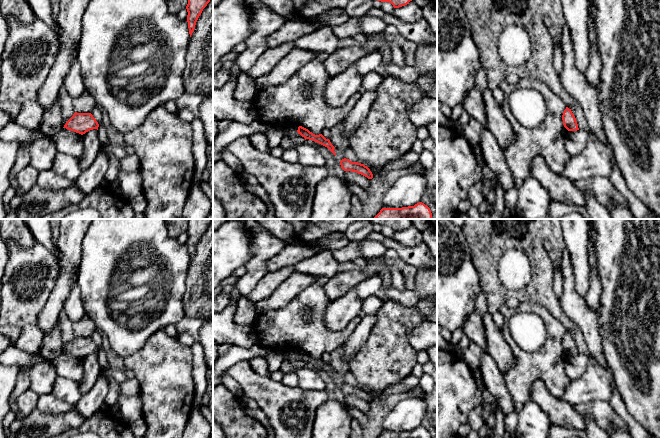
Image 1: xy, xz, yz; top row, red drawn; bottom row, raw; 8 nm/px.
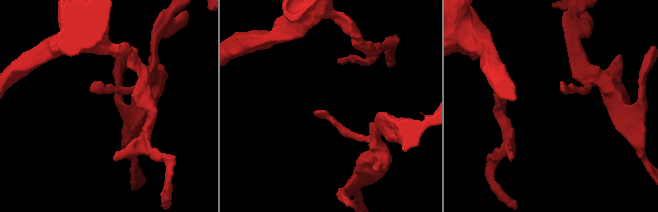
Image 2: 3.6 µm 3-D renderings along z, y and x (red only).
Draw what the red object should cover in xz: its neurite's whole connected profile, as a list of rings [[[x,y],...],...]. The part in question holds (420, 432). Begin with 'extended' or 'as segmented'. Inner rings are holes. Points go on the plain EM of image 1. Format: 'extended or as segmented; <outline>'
as segmented; [[[422,426],[402,432],[382,432],[378,438],[432,438],[430,432]]]

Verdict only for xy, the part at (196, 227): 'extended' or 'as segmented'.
as segmented

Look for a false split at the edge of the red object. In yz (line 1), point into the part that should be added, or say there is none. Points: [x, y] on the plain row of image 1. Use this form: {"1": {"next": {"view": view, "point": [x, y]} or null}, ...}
{"1": {"next": null}}

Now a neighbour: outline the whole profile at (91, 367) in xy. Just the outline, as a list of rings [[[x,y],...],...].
[[[93,353],[82,359],[83,379],[78,382],[82,394],[87,393],[94,385],[101,374],[101,366],[98,361],[98,354]]]

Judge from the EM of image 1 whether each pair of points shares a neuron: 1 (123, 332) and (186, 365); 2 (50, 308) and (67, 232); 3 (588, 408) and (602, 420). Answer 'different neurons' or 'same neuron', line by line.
1: different neurons
2: same neuron
3: same neuron

